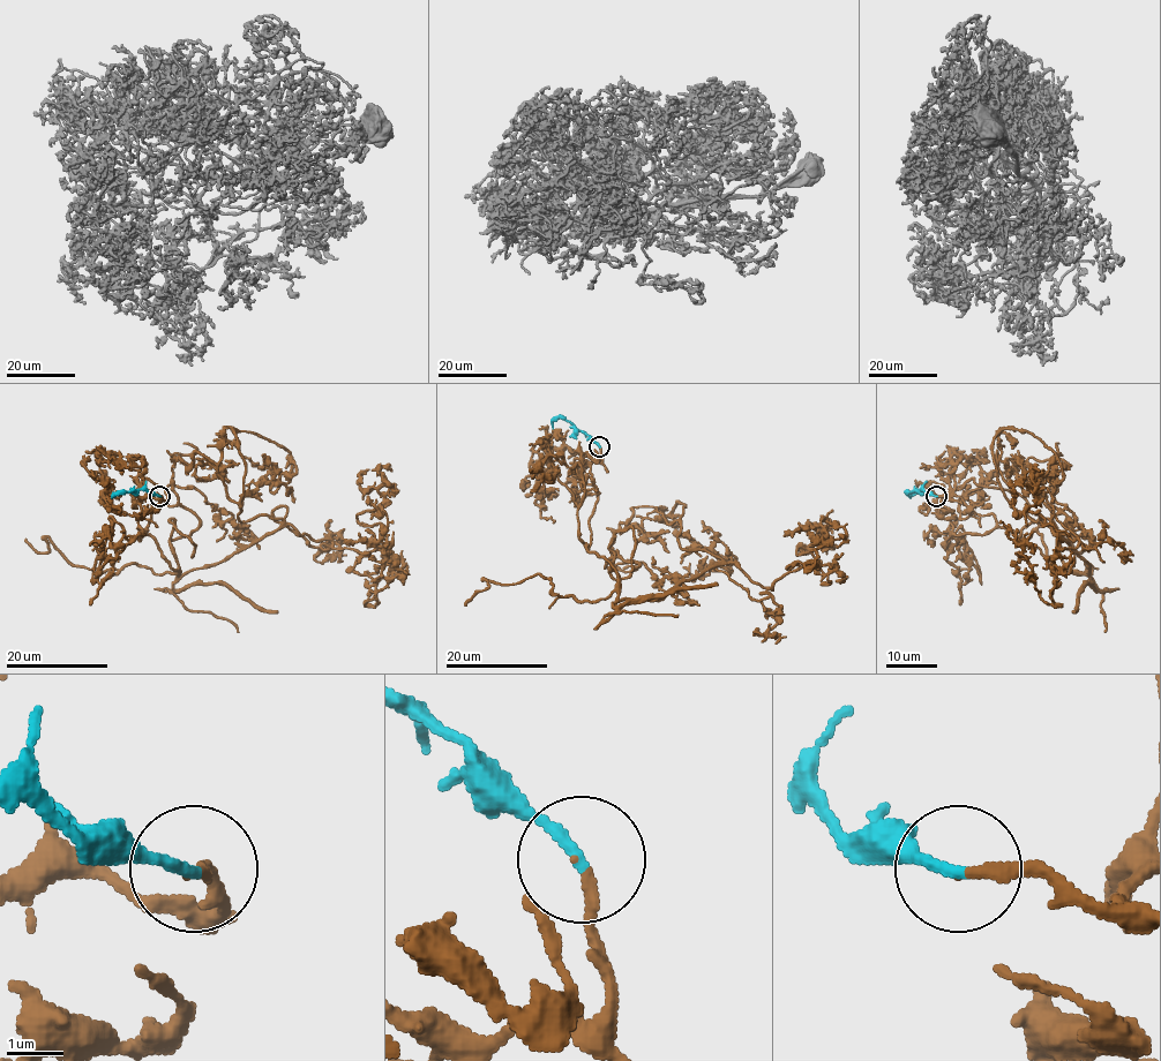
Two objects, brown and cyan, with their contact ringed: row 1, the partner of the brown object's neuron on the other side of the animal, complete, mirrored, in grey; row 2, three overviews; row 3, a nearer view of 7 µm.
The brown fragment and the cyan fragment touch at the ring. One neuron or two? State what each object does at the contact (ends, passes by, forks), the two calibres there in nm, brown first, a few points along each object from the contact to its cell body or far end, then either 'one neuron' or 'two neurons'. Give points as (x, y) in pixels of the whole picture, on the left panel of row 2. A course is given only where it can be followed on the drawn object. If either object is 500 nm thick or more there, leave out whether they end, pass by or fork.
brown ends; cyan ends; calibres 170 and 200 nm; course brown (160, 496), (135, 491), (173, 570), (200, 521), (173, 458), (217, 463), (233, 428), (296, 466), (241, 508); course cyan (160, 496), (145, 490), (113, 494); one neuron

